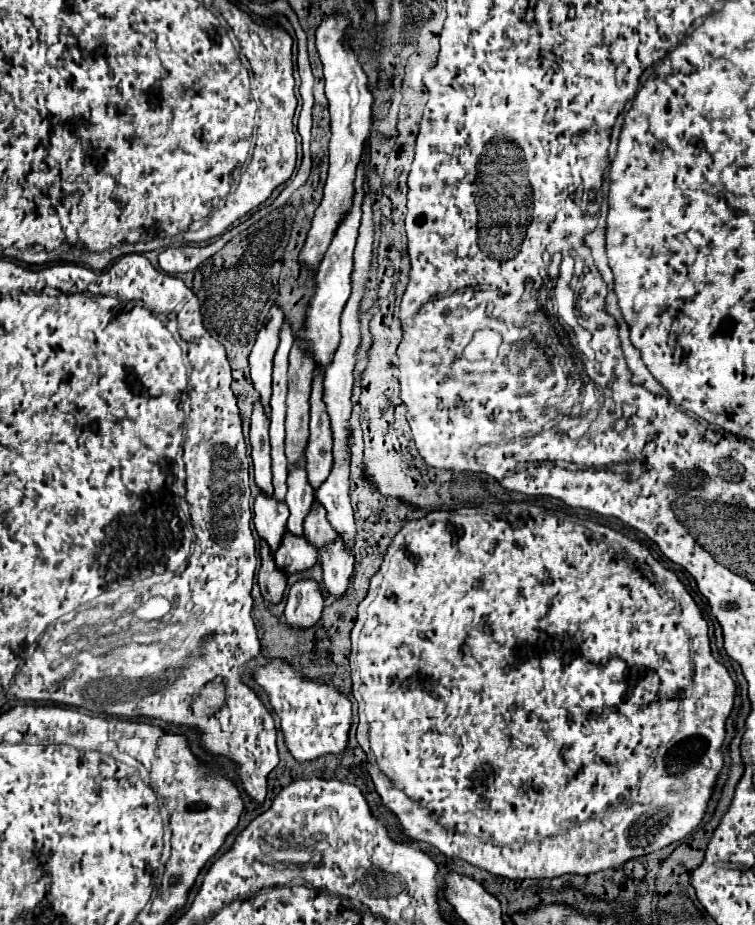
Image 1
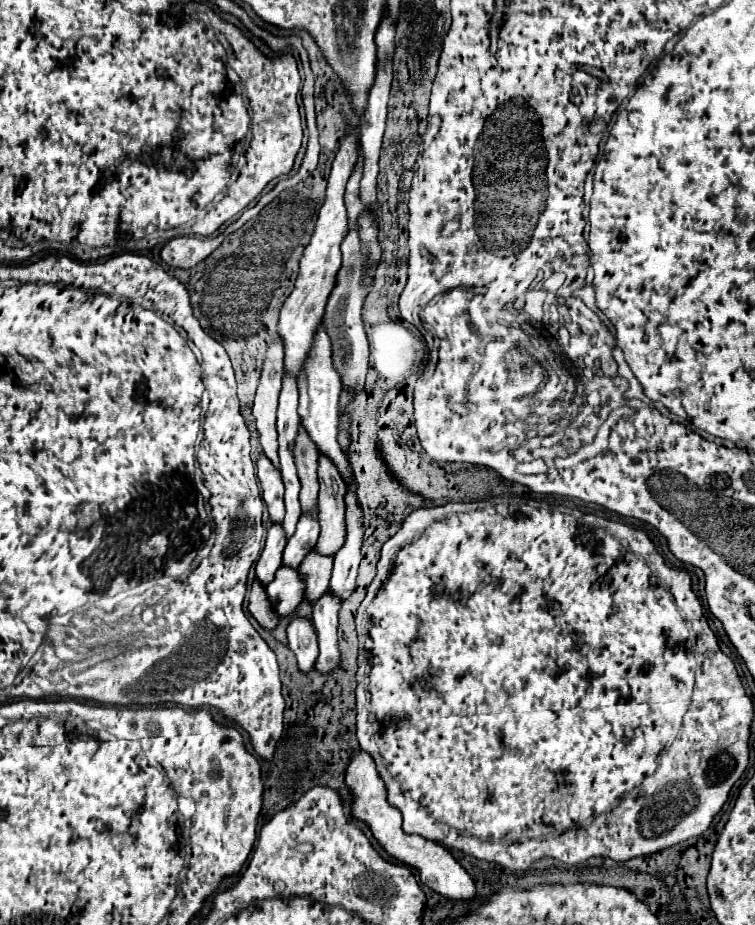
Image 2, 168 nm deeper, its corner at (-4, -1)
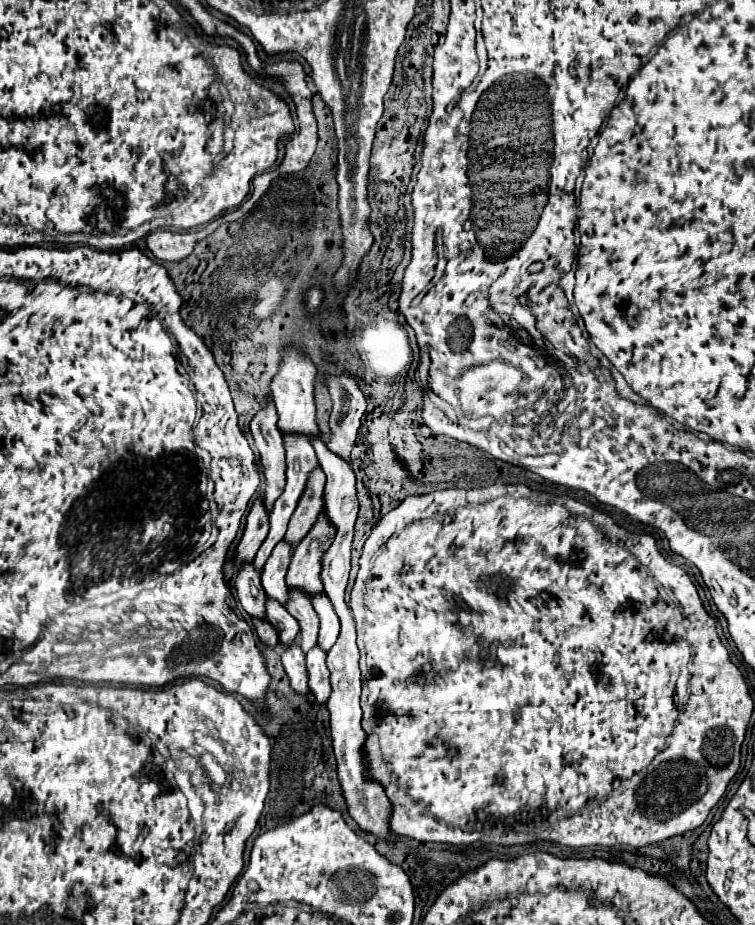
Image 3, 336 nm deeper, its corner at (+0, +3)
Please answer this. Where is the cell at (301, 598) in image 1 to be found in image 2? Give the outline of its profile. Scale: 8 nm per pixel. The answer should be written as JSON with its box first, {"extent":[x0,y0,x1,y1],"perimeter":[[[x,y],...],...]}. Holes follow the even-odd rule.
{"extent":[288,617,316,673],"perimeter":[[[294,617],[288,625],[288,647],[296,655],[298,669],[302,673],[312,671],[316,661],[316,631],[312,631],[312,623],[302,617]]]}

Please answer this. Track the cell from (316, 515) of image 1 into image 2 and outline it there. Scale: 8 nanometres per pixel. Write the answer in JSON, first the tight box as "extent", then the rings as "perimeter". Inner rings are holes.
{"extent":[300,551,332,603],"perimeter":[[[310,551],[300,565],[300,577],[304,579],[304,599],[316,603],[328,589],[328,579],[332,571],[332,557],[316,555]]]}

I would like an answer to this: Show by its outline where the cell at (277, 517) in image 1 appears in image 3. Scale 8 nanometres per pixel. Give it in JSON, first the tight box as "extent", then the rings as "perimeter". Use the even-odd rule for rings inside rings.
{"extent":[234,561,264,617],"perimeter":[[[252,561],[244,563],[244,567],[238,569],[234,585],[242,607],[254,617],[264,617],[264,591],[260,585],[260,569],[256,569]]]}

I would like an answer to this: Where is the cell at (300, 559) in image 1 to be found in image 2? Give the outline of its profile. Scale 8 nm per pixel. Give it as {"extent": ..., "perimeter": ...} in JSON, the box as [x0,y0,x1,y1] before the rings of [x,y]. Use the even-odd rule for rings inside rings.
{"extent":[266,567,304,617],"perimeter":[[[280,567],[272,583],[266,585],[266,597],[276,609],[278,617],[292,617],[296,607],[302,601],[304,581],[300,579],[298,571],[288,571],[288,567]]]}

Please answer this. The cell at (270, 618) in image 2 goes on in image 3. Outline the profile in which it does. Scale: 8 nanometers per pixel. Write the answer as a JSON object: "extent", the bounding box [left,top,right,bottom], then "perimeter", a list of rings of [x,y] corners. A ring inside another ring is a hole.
{"extent":[252,617,278,647],"perimeter":[[[252,617],[252,625],[254,625],[258,637],[260,637],[264,643],[268,643],[268,645],[272,645],[272,647],[278,643],[276,629],[274,629],[272,625],[268,625],[266,619],[254,619],[254,617]]]}

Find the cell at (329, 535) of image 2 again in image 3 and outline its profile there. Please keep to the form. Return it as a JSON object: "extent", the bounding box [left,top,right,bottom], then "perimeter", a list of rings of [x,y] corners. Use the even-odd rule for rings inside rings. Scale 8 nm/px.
{"extent":[286,511,336,595],"perimeter":[[[324,511],[318,515],[316,523],[312,525],[312,531],[308,531],[306,539],[302,539],[296,549],[294,557],[286,575],[286,583],[294,587],[302,587],[308,595],[320,593],[320,567],[322,557],[332,545],[332,535],[336,533],[336,527],[332,527],[332,521]]]}

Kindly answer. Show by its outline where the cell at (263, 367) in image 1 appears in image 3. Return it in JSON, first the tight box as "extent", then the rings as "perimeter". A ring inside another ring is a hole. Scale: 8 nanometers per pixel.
{"extent":[250,397,286,507],"perimeter":[[[272,397],[264,399],[262,409],[250,421],[250,433],[256,441],[256,449],[260,453],[260,465],[264,467],[264,503],[272,507],[274,501],[282,495],[286,483],[286,463],[284,463],[284,447],[282,433],[276,425],[276,409]]]}

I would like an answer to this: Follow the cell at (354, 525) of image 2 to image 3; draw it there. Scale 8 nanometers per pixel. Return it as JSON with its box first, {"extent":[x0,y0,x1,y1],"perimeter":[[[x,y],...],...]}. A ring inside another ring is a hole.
{"extent":[312,591,340,651],"perimeter":[[[322,591],[320,595],[312,595],[312,605],[320,617],[320,633],[318,633],[318,645],[328,651],[340,633],[340,619],[332,607],[332,601],[328,599],[326,591]]]}

